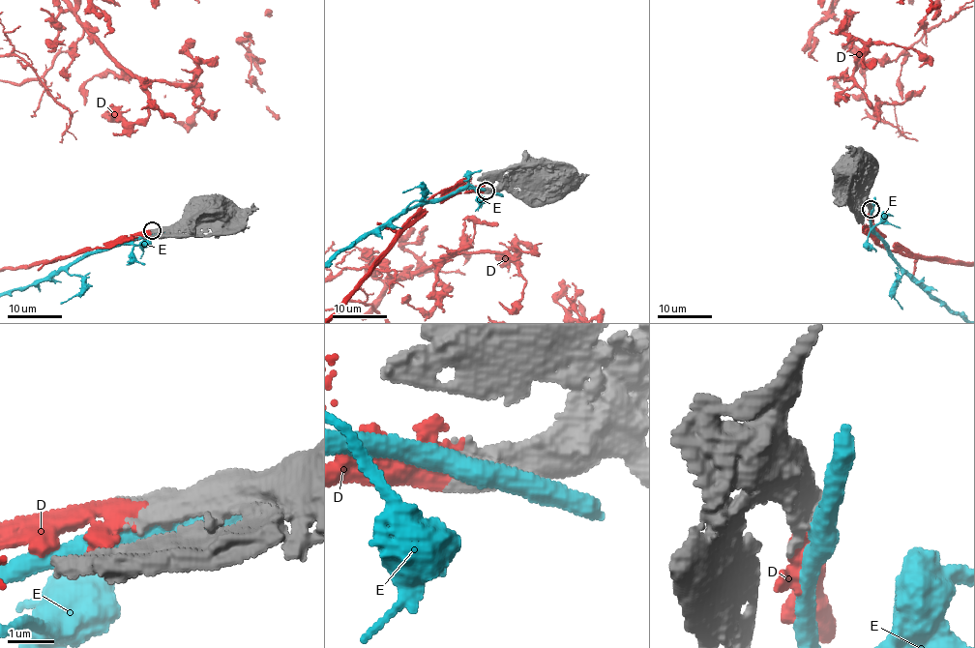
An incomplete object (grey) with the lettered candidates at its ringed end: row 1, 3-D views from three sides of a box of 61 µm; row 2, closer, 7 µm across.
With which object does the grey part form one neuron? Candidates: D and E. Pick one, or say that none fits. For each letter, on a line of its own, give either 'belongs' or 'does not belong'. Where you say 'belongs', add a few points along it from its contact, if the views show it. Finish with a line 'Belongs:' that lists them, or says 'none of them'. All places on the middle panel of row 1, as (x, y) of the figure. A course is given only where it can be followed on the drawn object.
D: belongs
E: does not belong
Belongs: D

